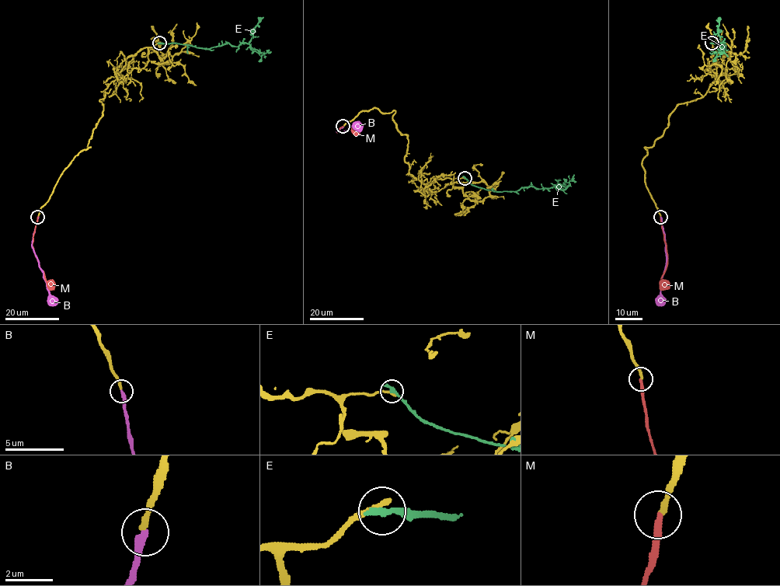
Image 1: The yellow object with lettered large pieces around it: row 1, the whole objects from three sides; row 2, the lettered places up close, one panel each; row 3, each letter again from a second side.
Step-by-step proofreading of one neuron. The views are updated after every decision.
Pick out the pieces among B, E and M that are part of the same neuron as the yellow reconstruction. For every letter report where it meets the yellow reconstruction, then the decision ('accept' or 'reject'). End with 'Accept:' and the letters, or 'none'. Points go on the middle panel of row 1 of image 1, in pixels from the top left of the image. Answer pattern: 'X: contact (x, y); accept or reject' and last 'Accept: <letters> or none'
B: contact (342, 127); accept
E: contact (464, 178); reject
M: contact (342, 126); reject
Accept: B

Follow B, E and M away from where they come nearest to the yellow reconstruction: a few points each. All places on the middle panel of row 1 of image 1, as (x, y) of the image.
B: (342, 127), (336, 130), (342, 132), (350, 127), (358, 126)
E: (464, 178), (478, 187), (497, 191), (516, 191), (522, 187), (546, 189), (555, 185), (565, 190), (574, 174)
M: (342, 126), (337, 131), (342, 134), (350, 127), (358, 135)

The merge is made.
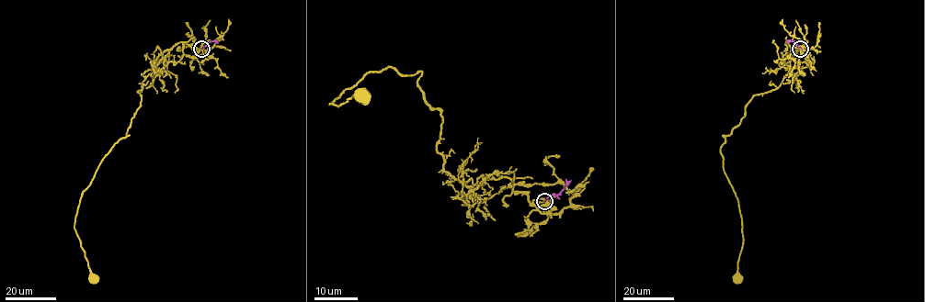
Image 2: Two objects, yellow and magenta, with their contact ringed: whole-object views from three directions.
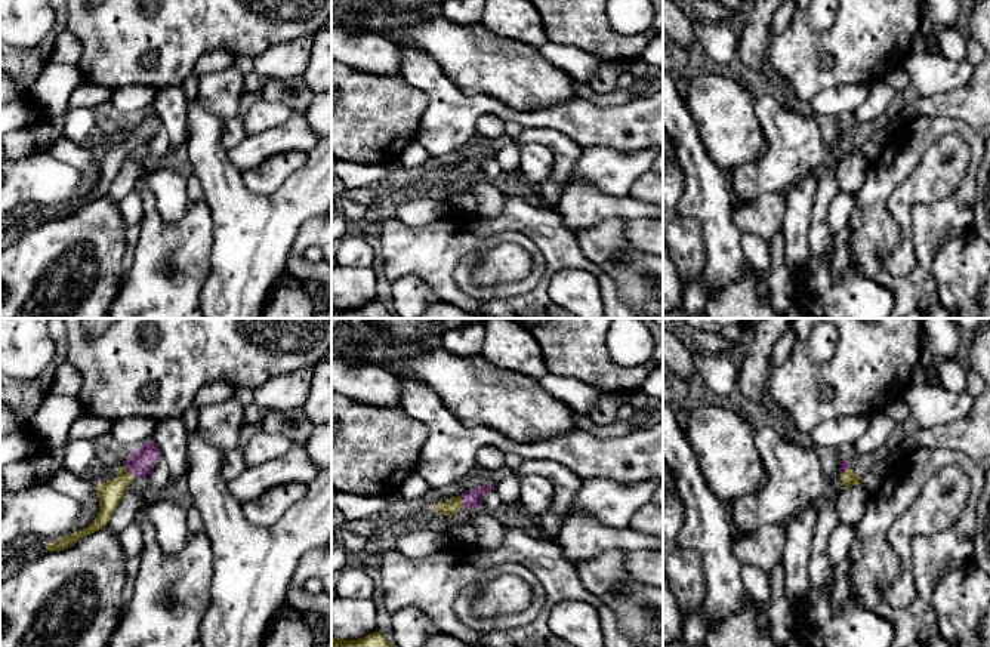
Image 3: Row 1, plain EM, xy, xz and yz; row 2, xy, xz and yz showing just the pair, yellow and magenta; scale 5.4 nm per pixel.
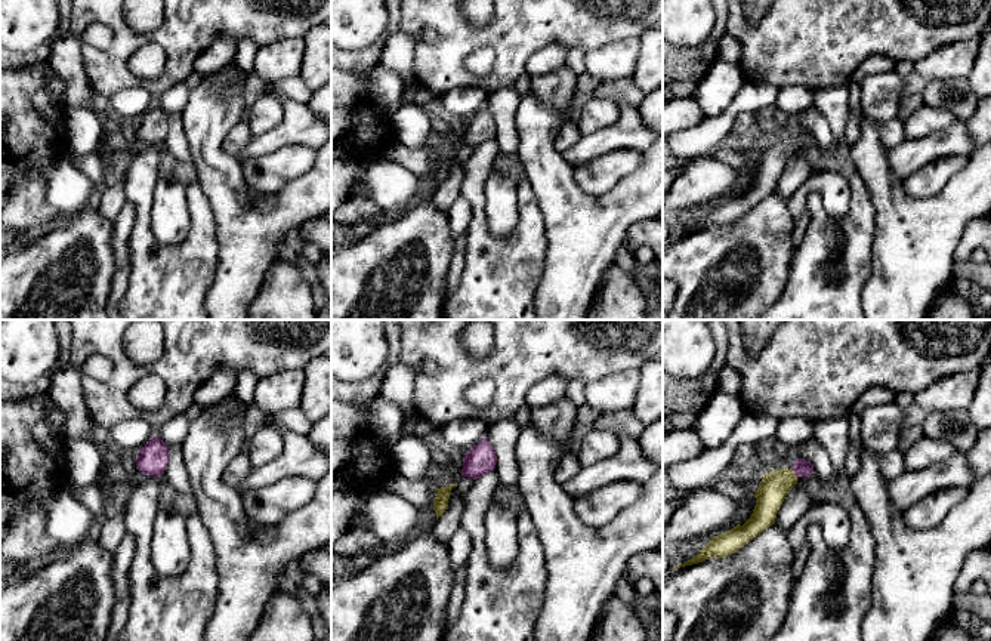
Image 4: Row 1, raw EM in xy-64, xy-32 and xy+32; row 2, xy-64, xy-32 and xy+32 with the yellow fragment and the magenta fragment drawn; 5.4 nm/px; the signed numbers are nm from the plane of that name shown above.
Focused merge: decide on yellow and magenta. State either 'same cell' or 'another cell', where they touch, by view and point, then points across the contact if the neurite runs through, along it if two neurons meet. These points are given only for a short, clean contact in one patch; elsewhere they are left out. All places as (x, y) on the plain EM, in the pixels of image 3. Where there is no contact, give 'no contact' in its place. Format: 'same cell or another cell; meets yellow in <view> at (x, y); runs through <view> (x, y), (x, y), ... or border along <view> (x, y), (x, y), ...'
same cell; meets yellow in xy at (128, 139); runs through xy (110, 162), (128, 139), (142, 129)

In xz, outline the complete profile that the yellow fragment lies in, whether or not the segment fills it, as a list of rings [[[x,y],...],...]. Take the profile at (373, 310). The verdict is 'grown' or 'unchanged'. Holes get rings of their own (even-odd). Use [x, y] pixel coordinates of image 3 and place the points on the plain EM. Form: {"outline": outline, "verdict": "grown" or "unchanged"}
{"outline": [[[376,299],[358,308],[331,305],[331,318],[394,318],[394,314]]], "verdict": "unchanged"}

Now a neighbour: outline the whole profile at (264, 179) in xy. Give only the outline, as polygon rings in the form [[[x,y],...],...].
[[[289,151],[268,157],[243,173],[244,185],[257,195],[271,195],[308,161],[308,154]]]

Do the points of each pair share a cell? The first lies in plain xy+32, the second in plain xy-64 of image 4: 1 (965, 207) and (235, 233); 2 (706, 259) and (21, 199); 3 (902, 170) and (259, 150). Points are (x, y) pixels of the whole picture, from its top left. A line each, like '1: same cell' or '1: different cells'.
1: same cell
2: different cells
3: same cell

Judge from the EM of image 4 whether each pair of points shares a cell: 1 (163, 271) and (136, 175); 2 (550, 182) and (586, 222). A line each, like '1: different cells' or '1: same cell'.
1: same cell
2: same cell

